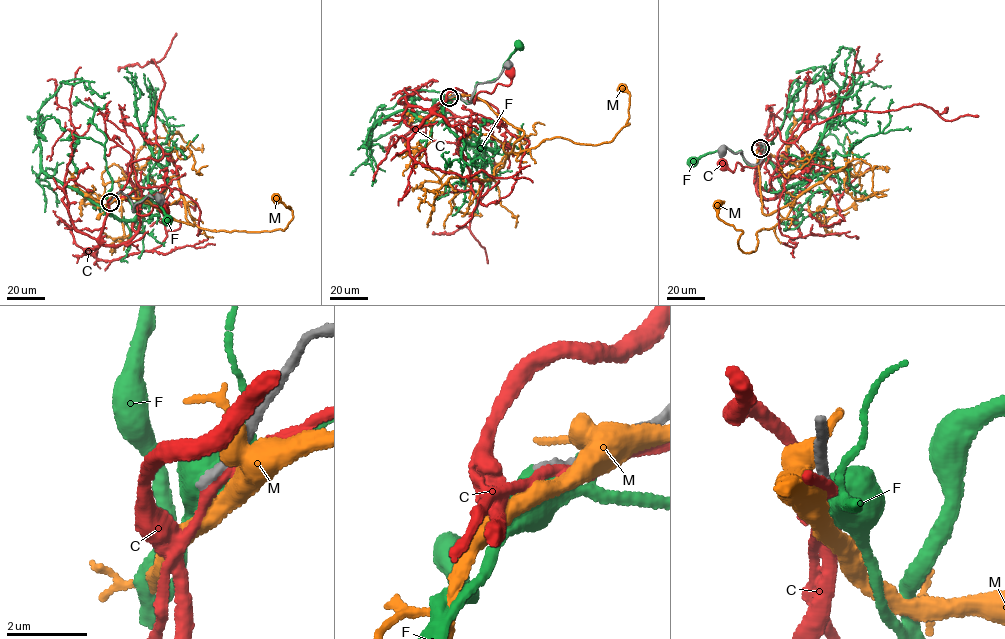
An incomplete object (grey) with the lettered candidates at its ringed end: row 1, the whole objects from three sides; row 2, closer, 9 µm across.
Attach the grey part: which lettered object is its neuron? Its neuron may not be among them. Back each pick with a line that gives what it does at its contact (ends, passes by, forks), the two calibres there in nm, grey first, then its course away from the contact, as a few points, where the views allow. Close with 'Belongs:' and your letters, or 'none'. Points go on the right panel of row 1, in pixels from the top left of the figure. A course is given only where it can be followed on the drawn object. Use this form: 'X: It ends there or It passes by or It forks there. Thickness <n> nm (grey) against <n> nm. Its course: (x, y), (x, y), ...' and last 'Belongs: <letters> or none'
Belongs: none

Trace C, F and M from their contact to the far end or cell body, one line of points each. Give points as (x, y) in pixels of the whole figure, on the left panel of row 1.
C: (111, 201), (133, 191), (136, 213), (146, 215), (154, 206), (167, 211), (164, 208)
F: (110, 201), (127, 198), (133, 212), (135, 202), (147, 196), (155, 196), (167, 221)
M: (111, 200), (145, 199), (193, 225), (186, 204), (205, 229), (260, 232), (284, 230), (293, 218), (277, 199)

